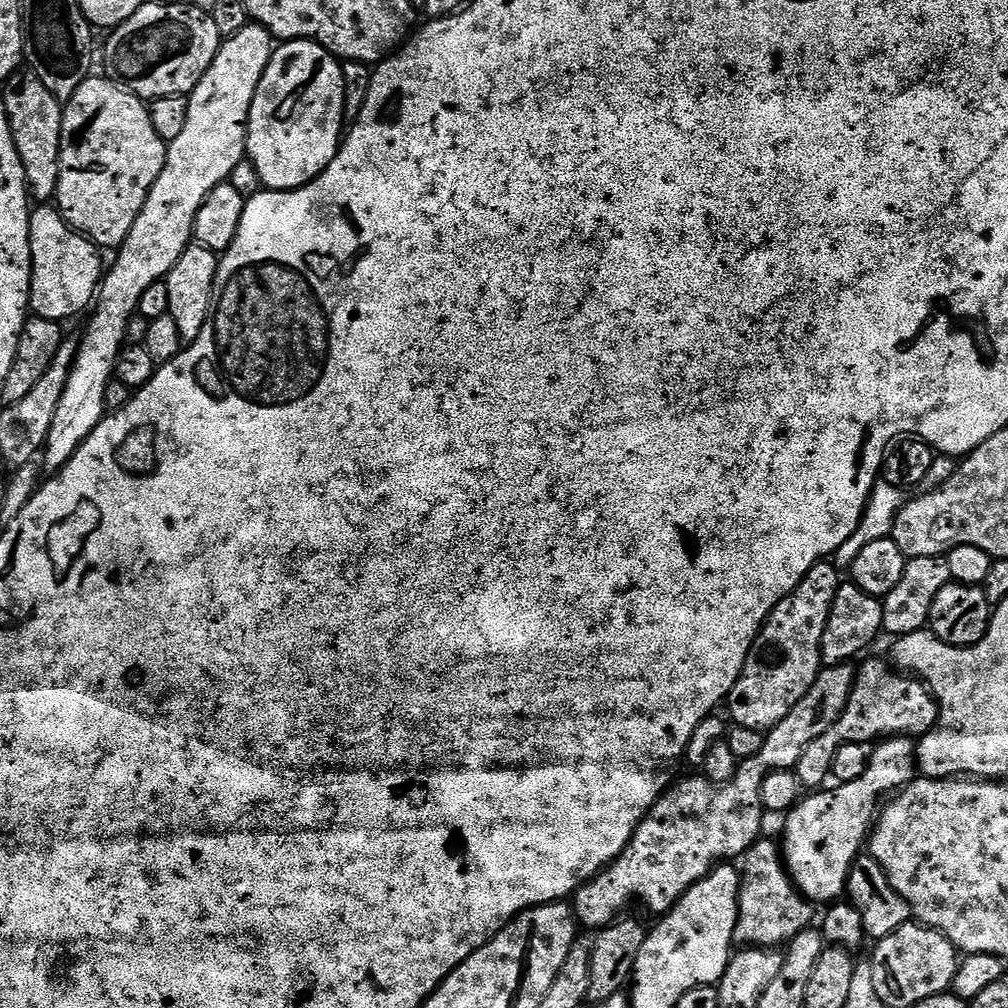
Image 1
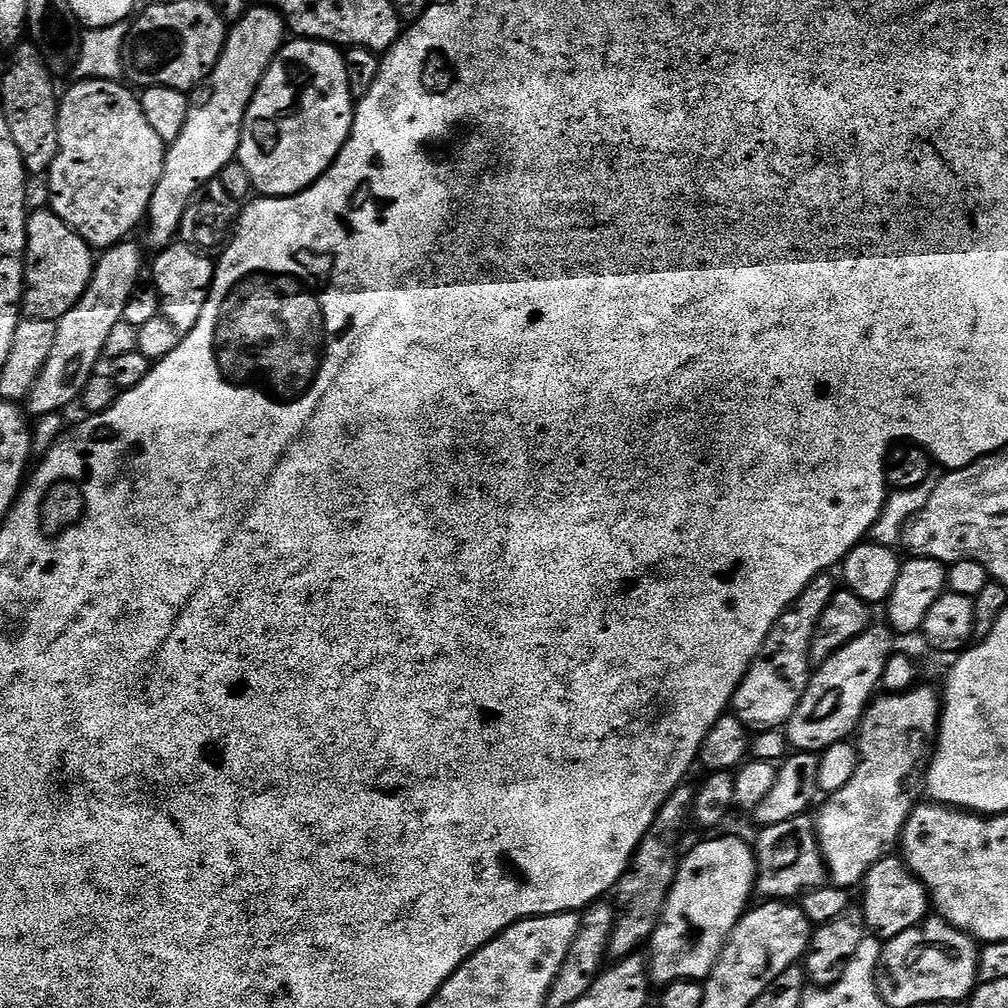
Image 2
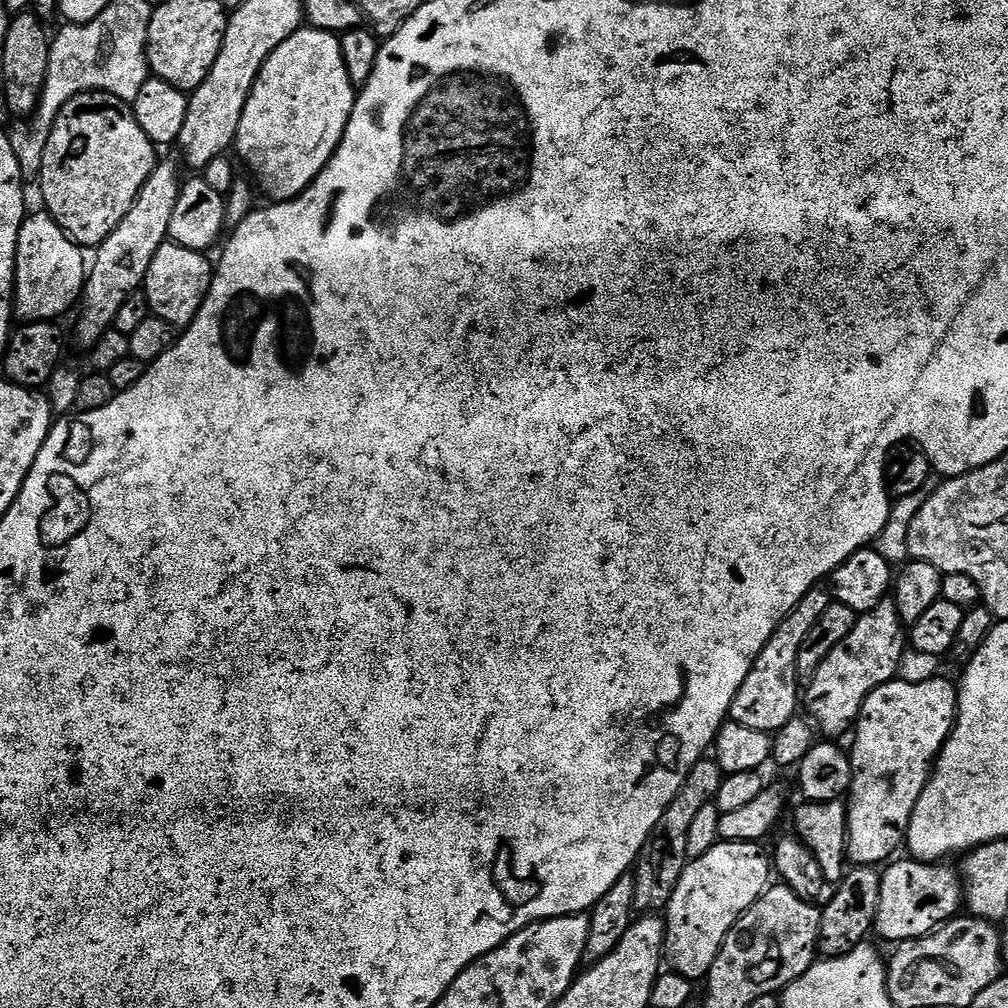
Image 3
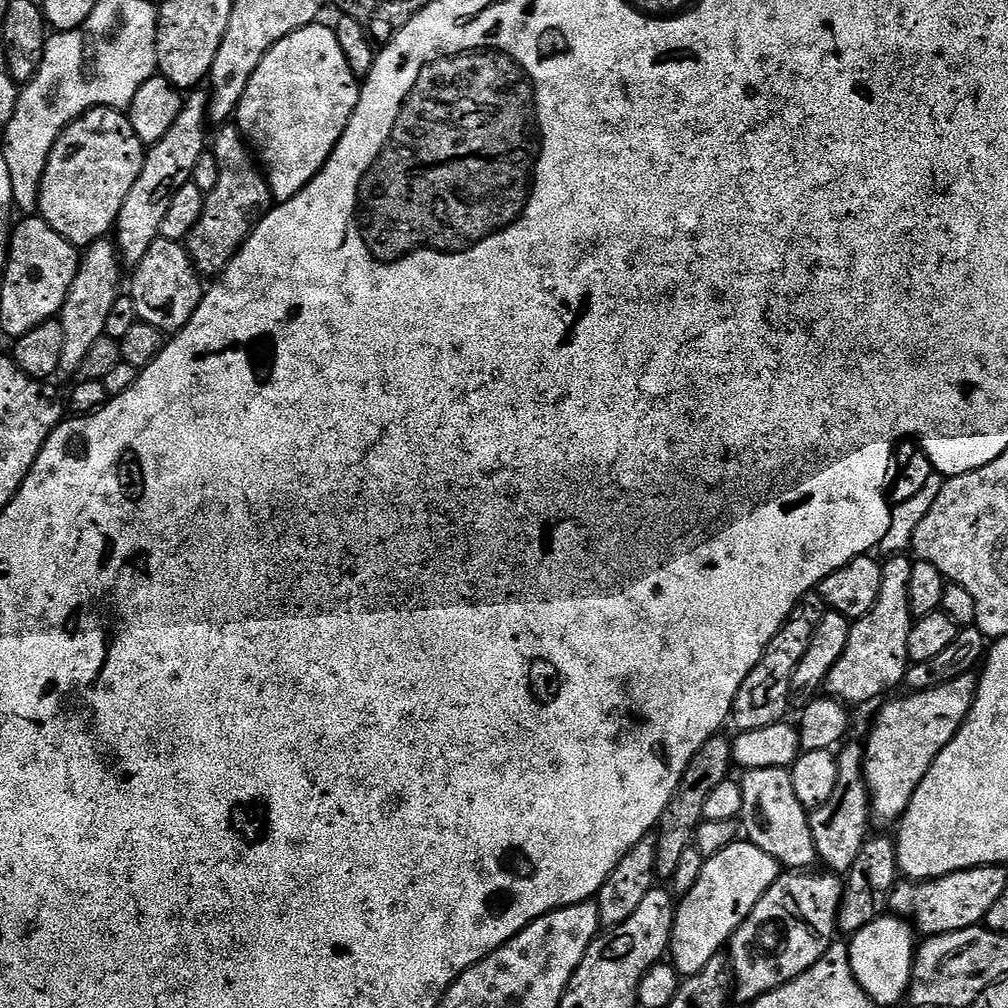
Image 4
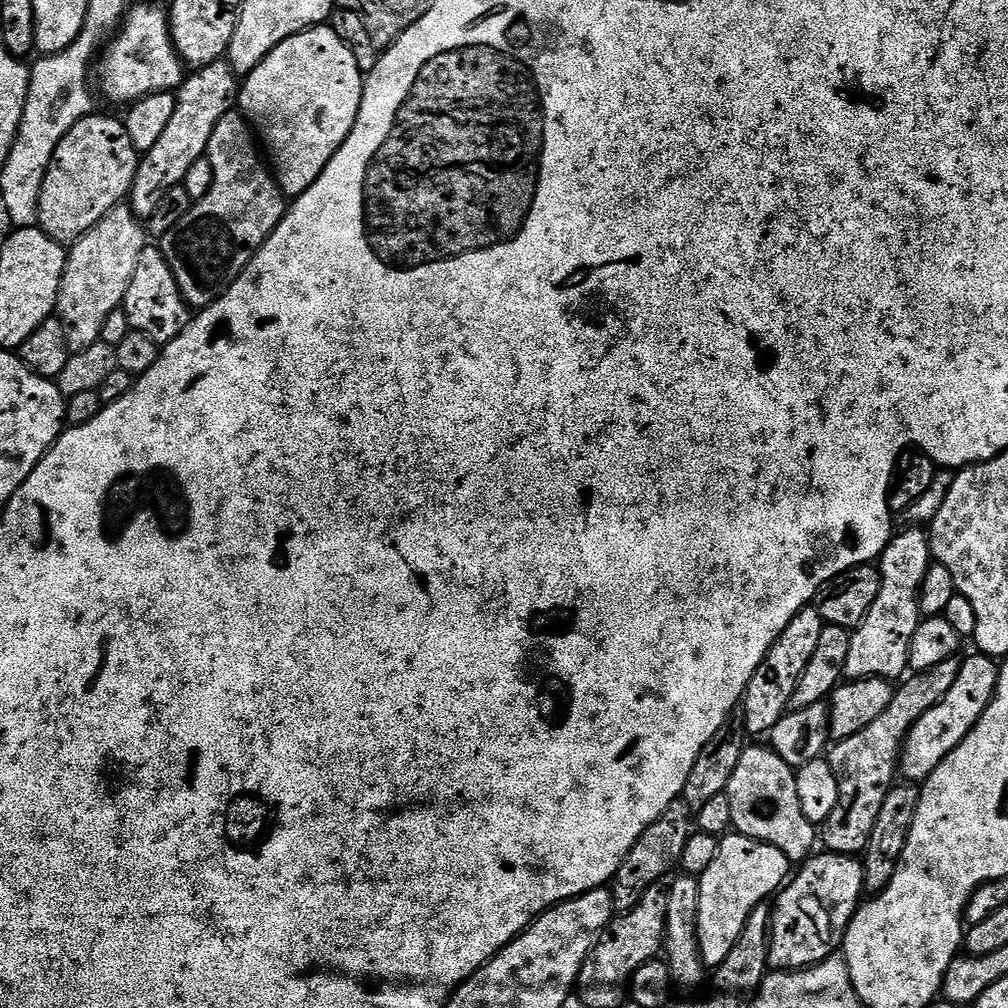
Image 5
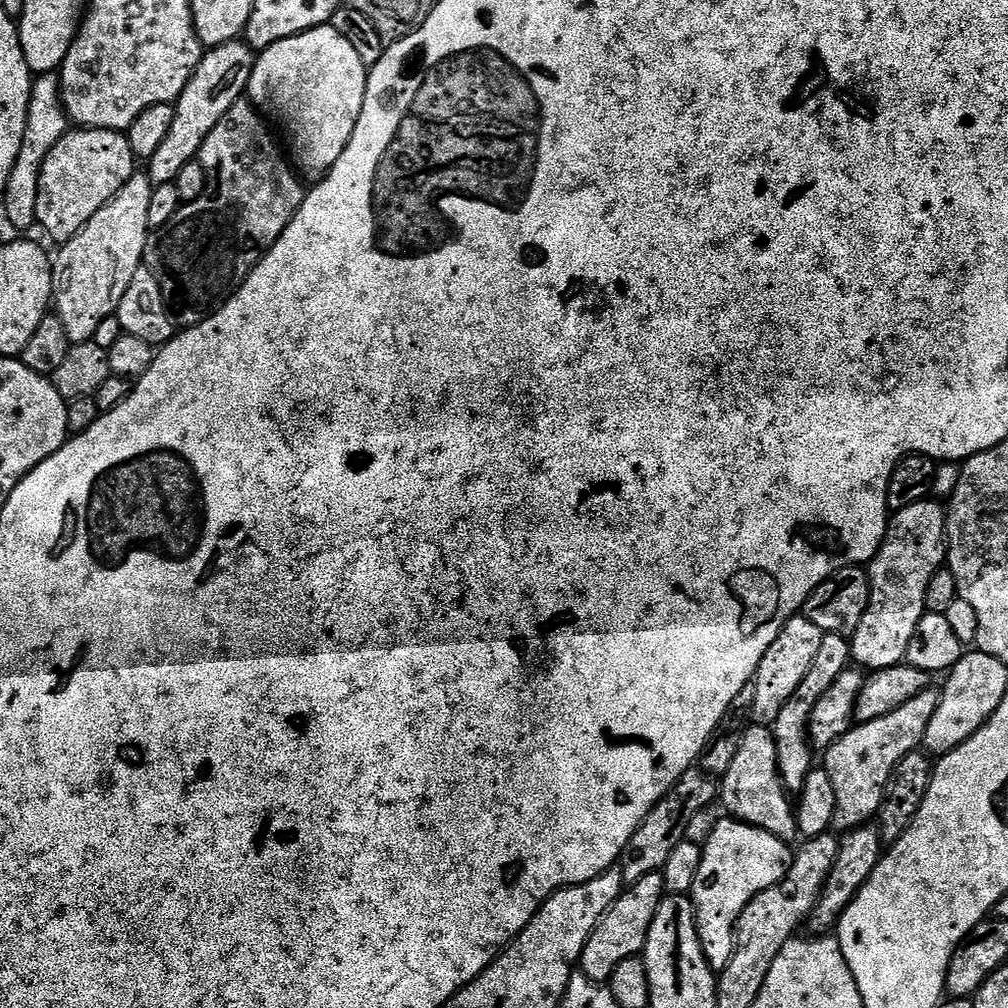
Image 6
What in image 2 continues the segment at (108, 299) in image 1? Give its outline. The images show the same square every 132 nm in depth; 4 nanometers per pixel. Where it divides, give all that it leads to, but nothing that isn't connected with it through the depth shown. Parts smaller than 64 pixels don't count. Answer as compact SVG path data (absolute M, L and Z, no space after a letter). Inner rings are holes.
M253 6L241 20L231 25L214 70L191 97L182 134L167 145L162 178L154 190L146 217L148 240L153 249L166 248L177 239L182 214L192 195L217 179L222 169L237 159L250 102L266 70L272 65L272 59L285 43L286 20L275 8Z

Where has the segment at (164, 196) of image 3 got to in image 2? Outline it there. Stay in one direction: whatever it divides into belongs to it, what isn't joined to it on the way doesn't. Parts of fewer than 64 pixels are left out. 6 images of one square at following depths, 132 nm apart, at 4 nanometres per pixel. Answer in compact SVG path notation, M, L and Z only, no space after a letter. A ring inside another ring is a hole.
M121 242L113 248L103 249L99 253L92 269L92 277L78 302L61 320L56 321L56 337L54 338L54 347L50 350L50 358L46 358L46 366L42 374L38 374L38 382L30 390L26 401L26 412L29 417L39 418L44 415L54 414L55 412L63 413L64 408L68 408L72 403L79 401L86 390L86 382L97 375L100 359L106 356L112 343L114 326L123 320L126 302L130 302L130 294L141 283L142 277L146 272L146 260L144 264L144 252L138 245L133 242Z

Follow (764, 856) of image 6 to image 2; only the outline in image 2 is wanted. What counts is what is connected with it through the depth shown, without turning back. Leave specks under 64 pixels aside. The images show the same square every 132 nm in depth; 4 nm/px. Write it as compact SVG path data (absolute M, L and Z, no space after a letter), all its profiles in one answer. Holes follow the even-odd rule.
M720 836L717 840L704 840L696 844L688 853L683 853L676 869L676 880L668 892L668 901L660 924L650 941L650 980L653 985L667 986L679 980L703 981L716 965L720 951L734 926L740 921L756 886L756 857L751 843L739 840L736 836Z

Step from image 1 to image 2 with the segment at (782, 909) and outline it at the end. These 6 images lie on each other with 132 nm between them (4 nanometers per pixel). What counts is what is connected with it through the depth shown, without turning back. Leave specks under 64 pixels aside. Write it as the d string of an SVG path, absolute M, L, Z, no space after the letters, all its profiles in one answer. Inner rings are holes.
M805 814L790 818L790 822L778 822L769 828L760 828L758 834L760 837L754 840L754 892L757 897L768 902L792 902L803 897L805 892L811 892L813 888L829 887L828 867L824 864L824 855L820 853L816 821L811 815Z

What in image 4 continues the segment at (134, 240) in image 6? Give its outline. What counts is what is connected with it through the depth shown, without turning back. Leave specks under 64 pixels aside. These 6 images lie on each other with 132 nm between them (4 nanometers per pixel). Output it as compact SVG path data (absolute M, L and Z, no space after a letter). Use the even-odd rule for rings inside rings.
M111 239L96 240L83 249L80 256L80 268L76 271L74 282L66 294L66 302L60 307L58 317L66 343L62 345L62 362L59 375L75 377L80 371L86 353L104 336L106 318L114 307L120 284L116 281L118 249Z

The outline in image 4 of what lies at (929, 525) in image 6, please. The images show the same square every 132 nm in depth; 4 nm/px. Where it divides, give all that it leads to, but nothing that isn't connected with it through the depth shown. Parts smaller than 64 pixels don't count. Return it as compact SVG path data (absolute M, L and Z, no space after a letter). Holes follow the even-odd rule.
M907 555L890 556L883 561L882 590L878 602L861 620L855 621L850 630L850 642L842 650L842 658L830 670L826 692L831 699L845 706L868 704L879 696L887 697L891 688L900 688L909 670L908 643L914 617L910 610L910 570L913 561Z

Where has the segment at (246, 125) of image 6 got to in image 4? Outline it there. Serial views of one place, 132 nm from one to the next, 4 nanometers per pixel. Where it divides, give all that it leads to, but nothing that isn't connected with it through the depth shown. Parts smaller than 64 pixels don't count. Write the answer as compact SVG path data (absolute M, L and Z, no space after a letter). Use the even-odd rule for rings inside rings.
M224 126L215 133L210 144L210 151L218 158L220 173L218 174L218 186L214 186L212 192L207 193L204 201L204 213L195 230L188 235L186 247L197 272L205 277L216 278L228 267L228 263L236 256L236 251L248 240L258 217L269 212L274 207L272 191L268 185L268 178L264 175L257 157L254 155L249 143L235 126Z

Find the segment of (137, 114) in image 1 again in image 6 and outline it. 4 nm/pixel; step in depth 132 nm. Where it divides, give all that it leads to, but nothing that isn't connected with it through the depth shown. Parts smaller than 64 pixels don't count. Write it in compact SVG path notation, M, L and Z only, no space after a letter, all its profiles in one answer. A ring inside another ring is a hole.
M76 128L65 132L58 146L50 150L42 166L42 174L38 178L37 225L41 229L44 227L45 234L56 240L57 245L64 244L70 238L74 238L74 234L78 234L78 230L82 230L82 226L86 226L86 222L90 222L90 218L94 218L94 214L98 214L98 210L102 210L102 206L106 206L106 202L110 202L114 194L118 194L118 190L122 190L126 182L130 182L132 176L137 175L136 167L137 158L130 150L130 142L123 132L93 128Z

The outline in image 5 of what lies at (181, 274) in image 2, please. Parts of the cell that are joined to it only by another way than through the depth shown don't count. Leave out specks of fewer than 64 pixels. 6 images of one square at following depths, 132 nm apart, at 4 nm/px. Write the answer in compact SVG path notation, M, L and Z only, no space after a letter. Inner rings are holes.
M145 246L138 257L138 266L134 269L134 278L130 278L130 290L126 290L123 302L126 318L130 318L132 331L146 334L146 338L154 338L161 346L170 343L182 330L186 330L190 319L190 309L180 293L178 282L174 278L174 270L170 270L170 262L161 254L159 247Z

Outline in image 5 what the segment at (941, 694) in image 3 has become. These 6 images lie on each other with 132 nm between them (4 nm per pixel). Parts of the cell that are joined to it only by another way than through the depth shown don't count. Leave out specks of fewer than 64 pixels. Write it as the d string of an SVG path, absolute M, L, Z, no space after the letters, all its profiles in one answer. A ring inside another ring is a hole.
M975 654L976 656L964 656L958 679L954 686L946 693L946 698L938 702L918 722L912 724L908 736L904 740L904 748L900 752L900 767L903 779L908 782L923 782L928 775L940 765L942 758L950 754L950 750L957 748L970 734L970 730L982 718L982 714L990 706L992 696L996 693L996 683L1000 677L1000 669L997 661L991 656Z

